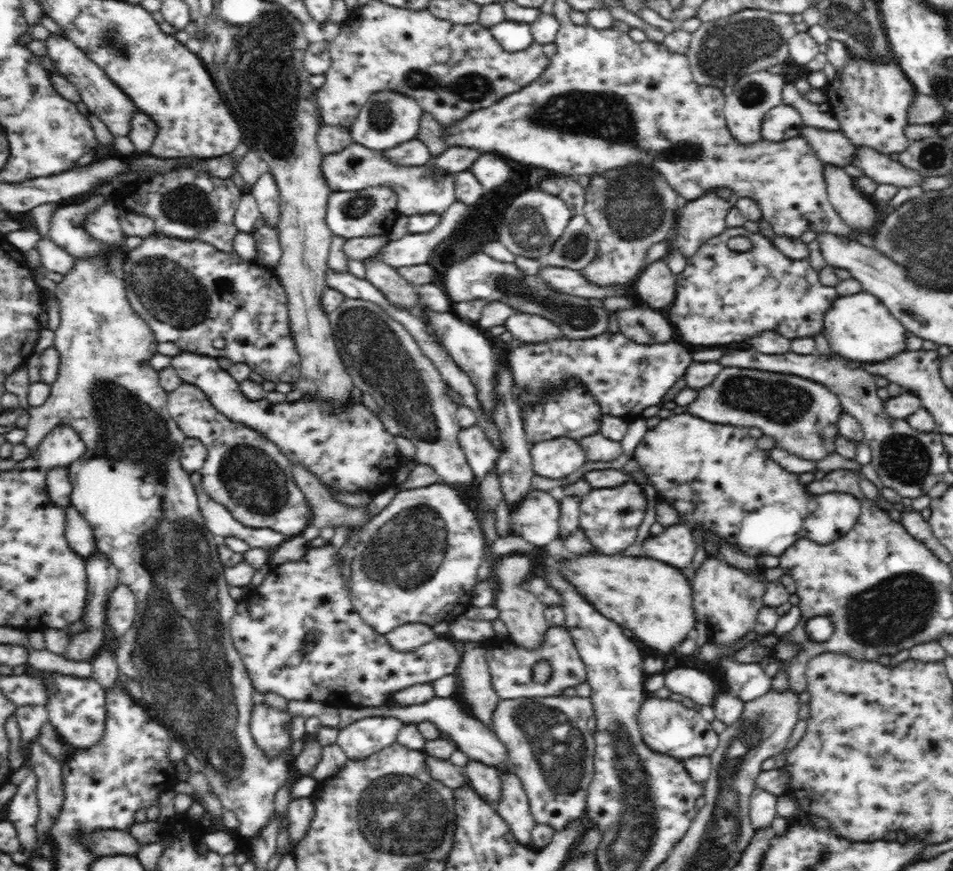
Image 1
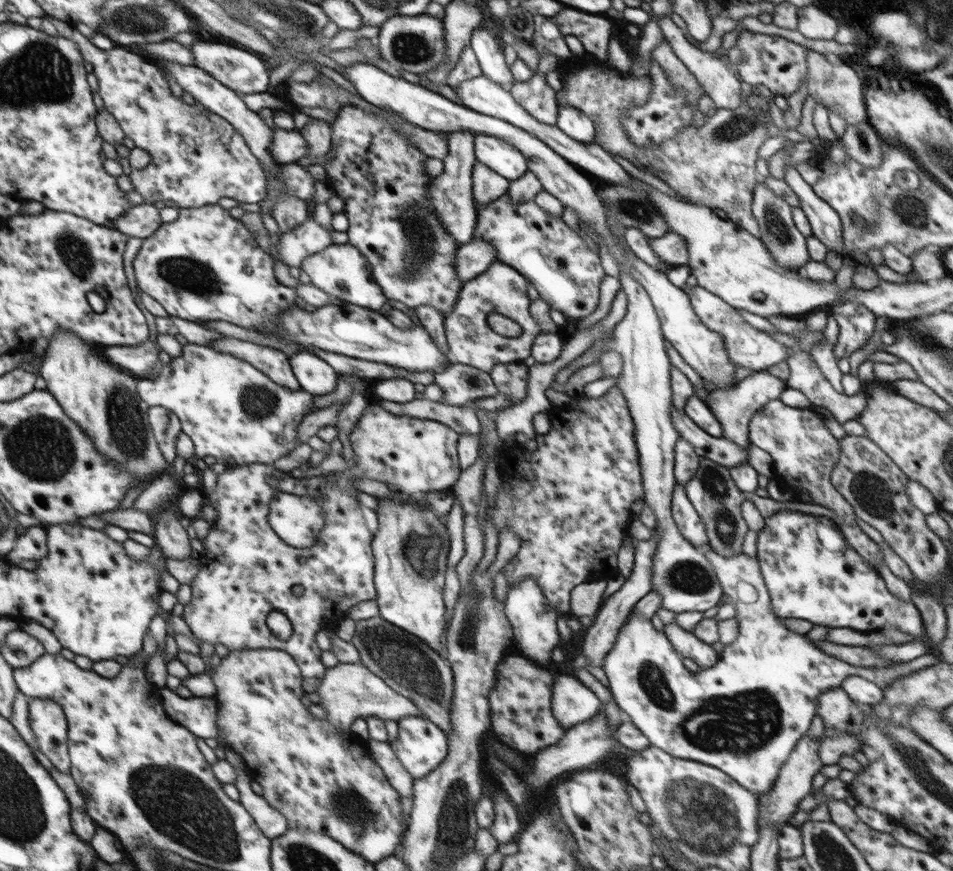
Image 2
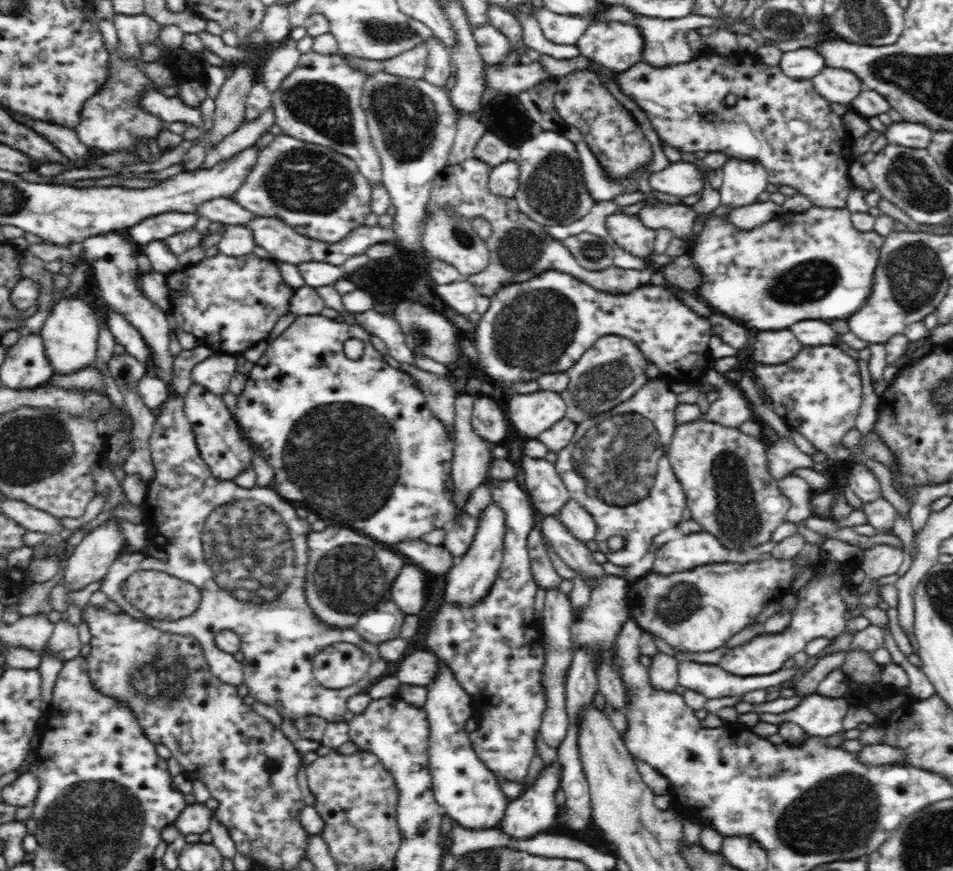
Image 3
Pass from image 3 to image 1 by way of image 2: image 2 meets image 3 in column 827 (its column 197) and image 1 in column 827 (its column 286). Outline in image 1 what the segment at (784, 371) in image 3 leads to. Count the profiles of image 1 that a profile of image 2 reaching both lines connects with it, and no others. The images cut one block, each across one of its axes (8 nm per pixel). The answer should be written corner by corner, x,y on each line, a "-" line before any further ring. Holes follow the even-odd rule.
724,368
712,384
698,390
697,397
686,405
685,412
706,422
760,428
762,434
774,439
774,446
816,462
835,452
835,438
840,435
837,422
843,410
837,394
806,378
762,370

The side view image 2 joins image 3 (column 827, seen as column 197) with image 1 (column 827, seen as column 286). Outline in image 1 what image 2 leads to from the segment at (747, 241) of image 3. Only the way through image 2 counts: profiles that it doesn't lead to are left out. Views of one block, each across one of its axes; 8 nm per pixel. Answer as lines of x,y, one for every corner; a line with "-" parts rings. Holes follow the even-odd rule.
728,227
727,230
718,234
714,238
710,238
709,241
704,242
698,252
692,256
692,258
687,259
687,265
683,272
676,275
676,294
674,296
674,302
670,304
670,308
666,310
666,318
670,318
670,322
676,326
676,330
680,332
680,338
682,340
688,340
692,344
704,344
704,346
710,346
710,344
730,344
730,342
740,342
740,340
746,340
746,338
752,338
760,332
766,332
766,330
776,330
780,332
782,336
786,338
804,338
804,336
814,336
818,332
822,332
822,320
824,320
824,314
833,302
838,298
838,293
833,289
832,286
825,286
820,283
818,279
818,271
810,266
808,260
792,260
791,258
786,258
782,252
780,252
774,245
770,244
770,241
762,235
762,233
750,233
743,227
-
734,236
744,236
752,242
752,248
749,251
741,252
734,251
728,247
728,240
734,238

